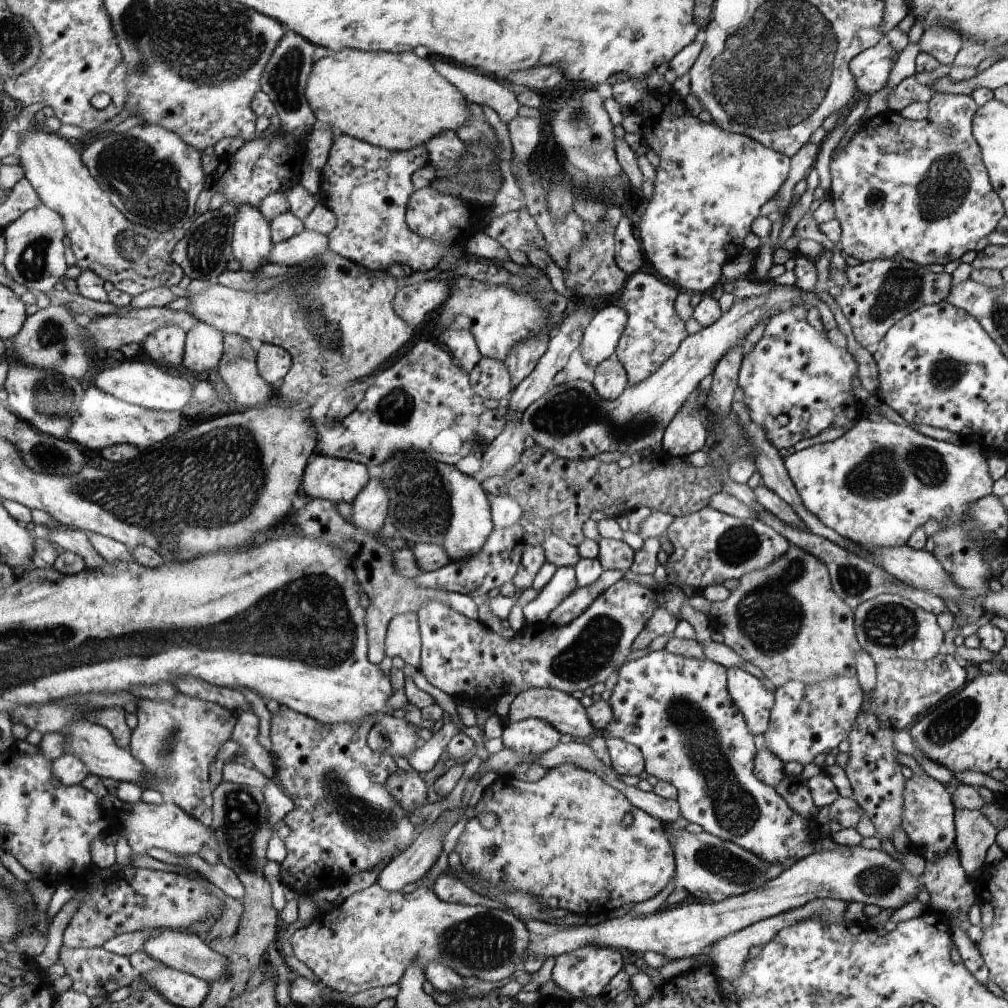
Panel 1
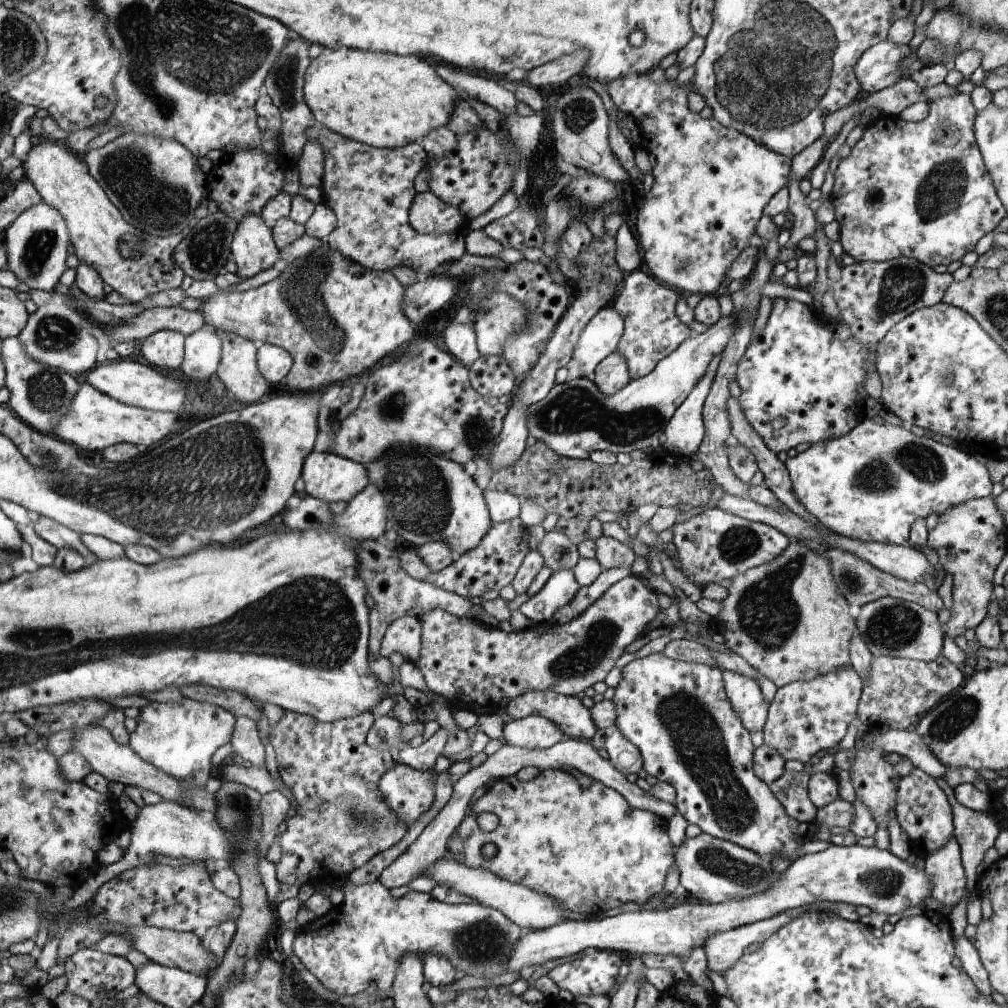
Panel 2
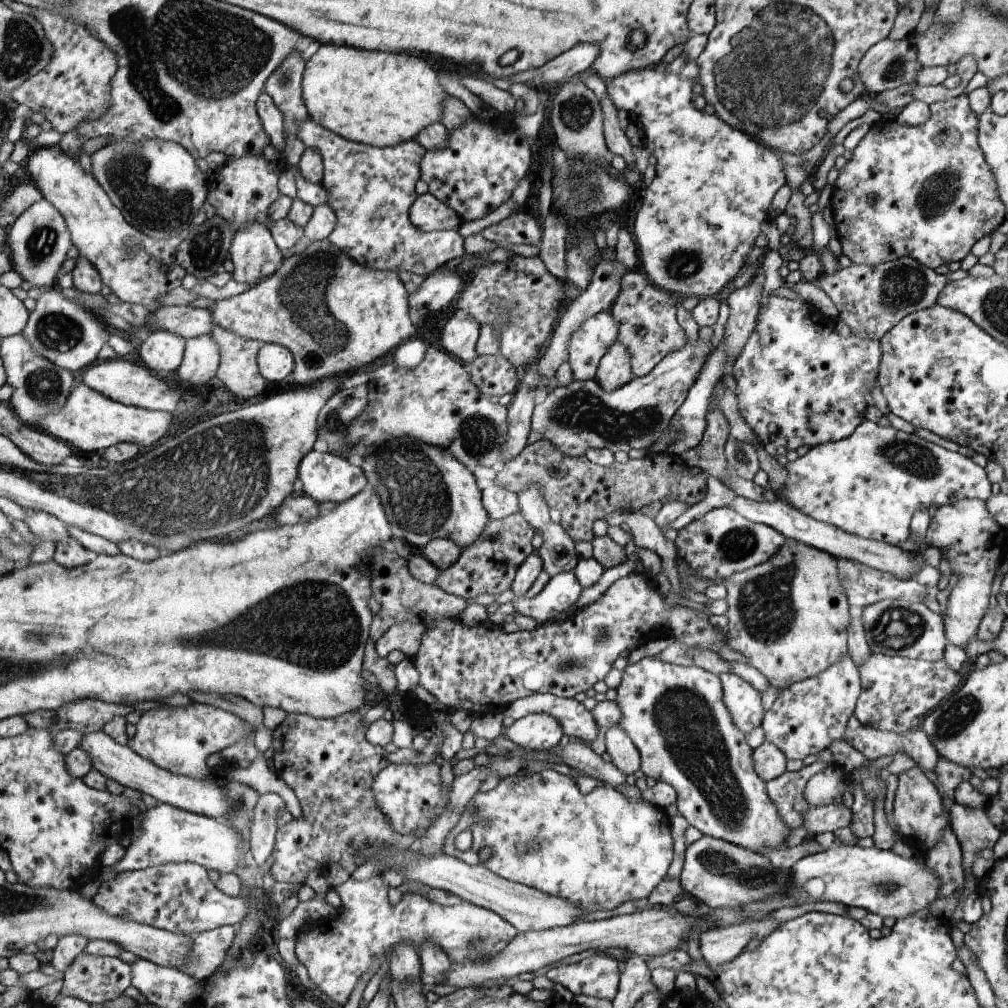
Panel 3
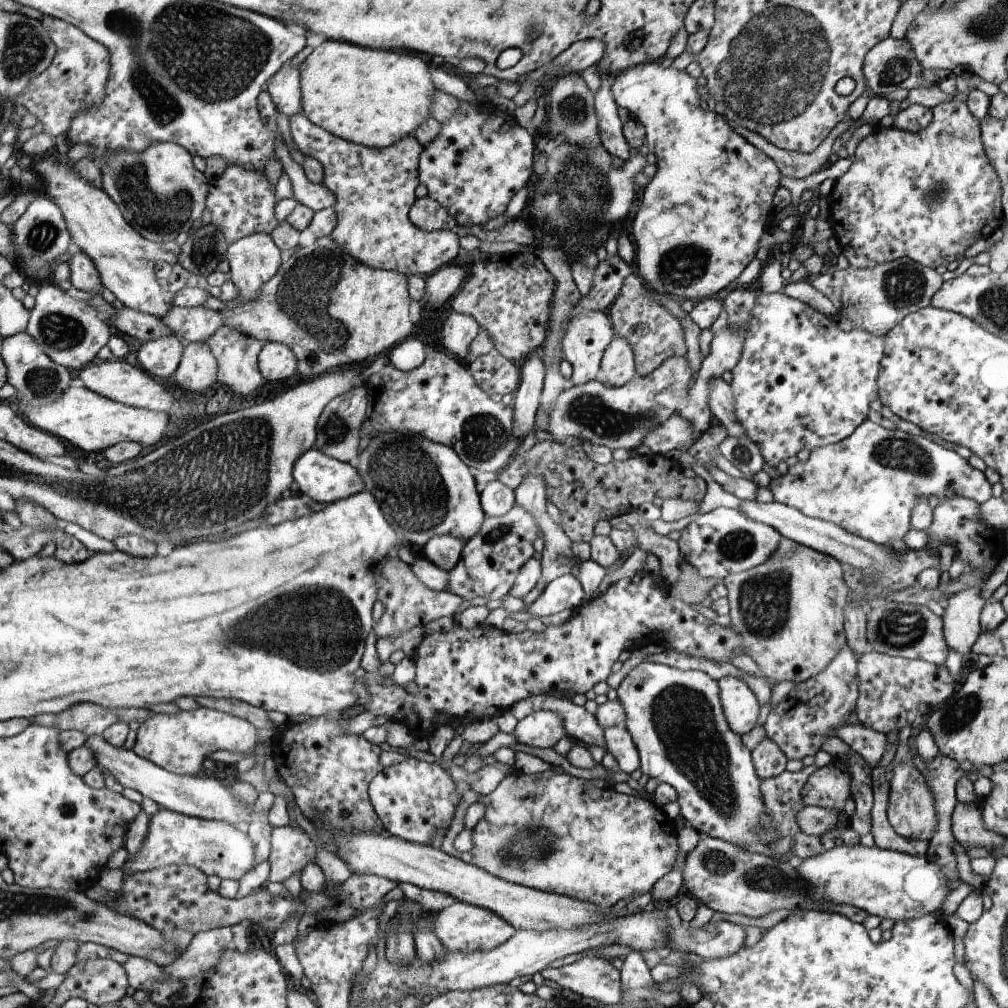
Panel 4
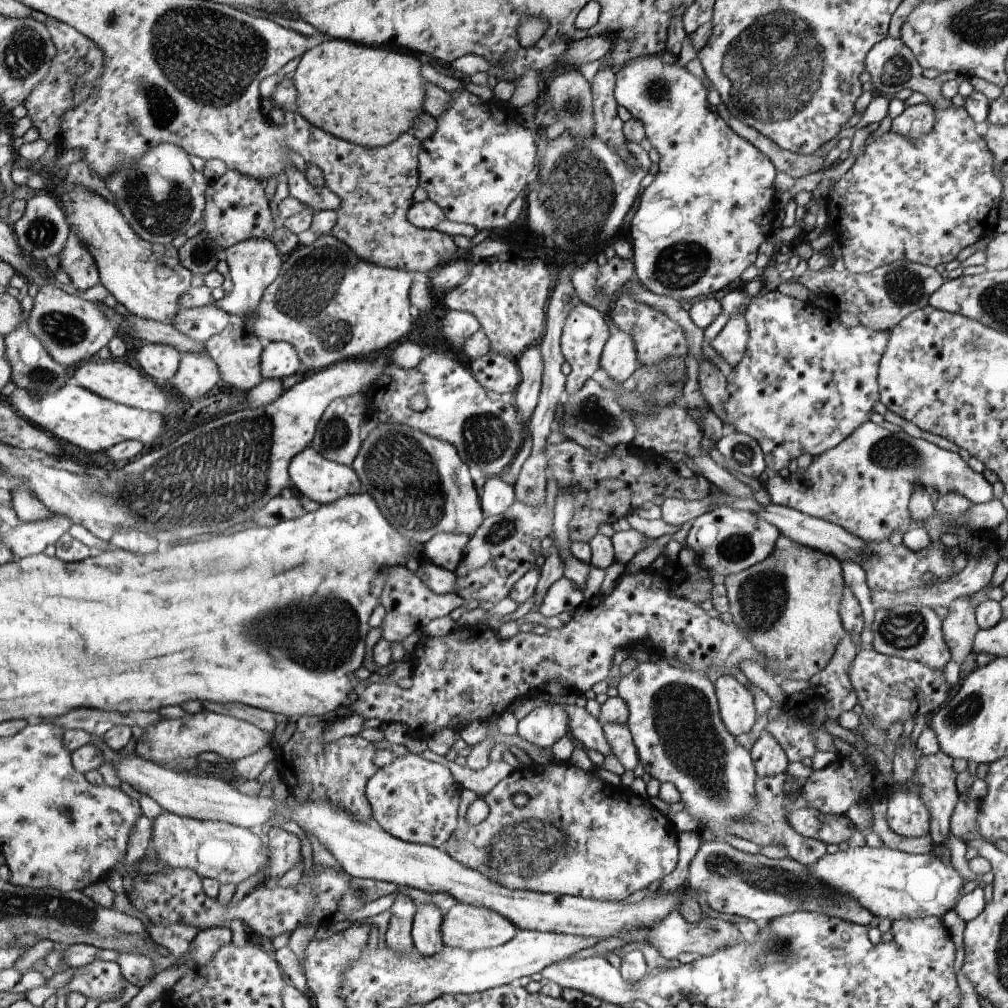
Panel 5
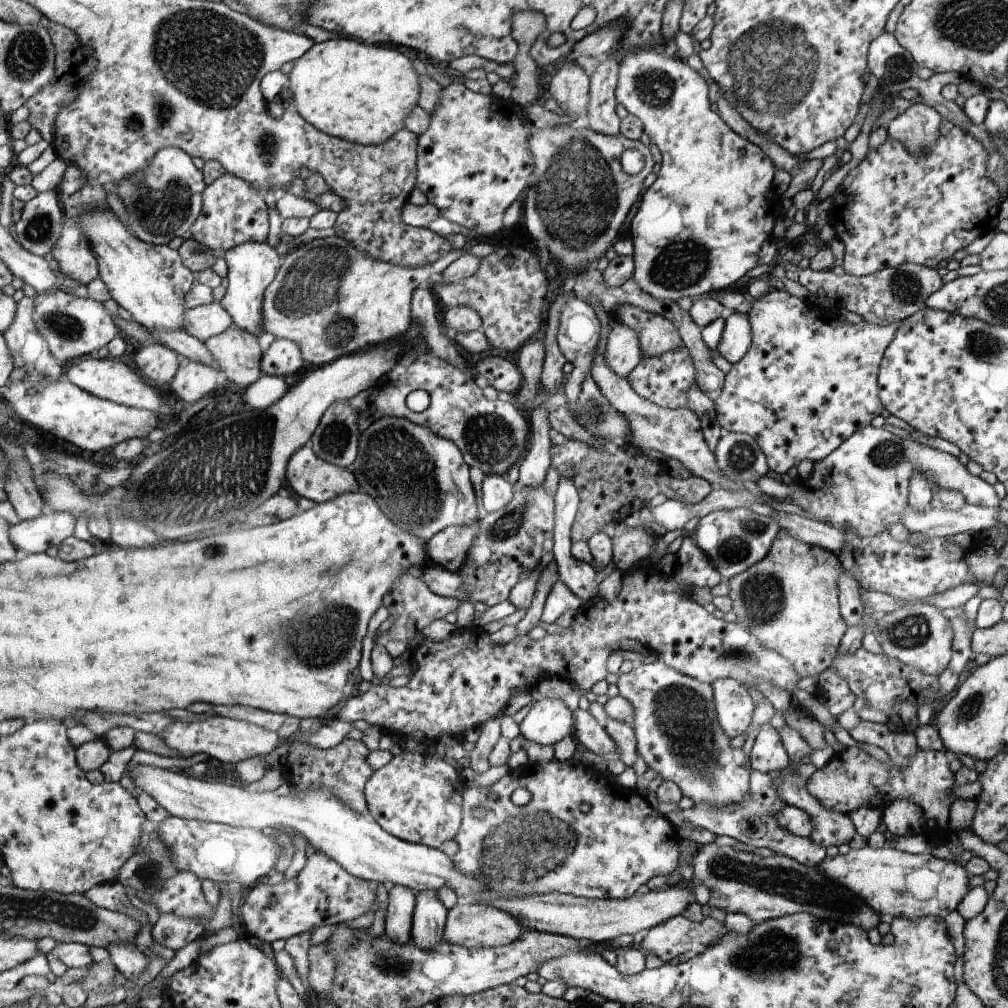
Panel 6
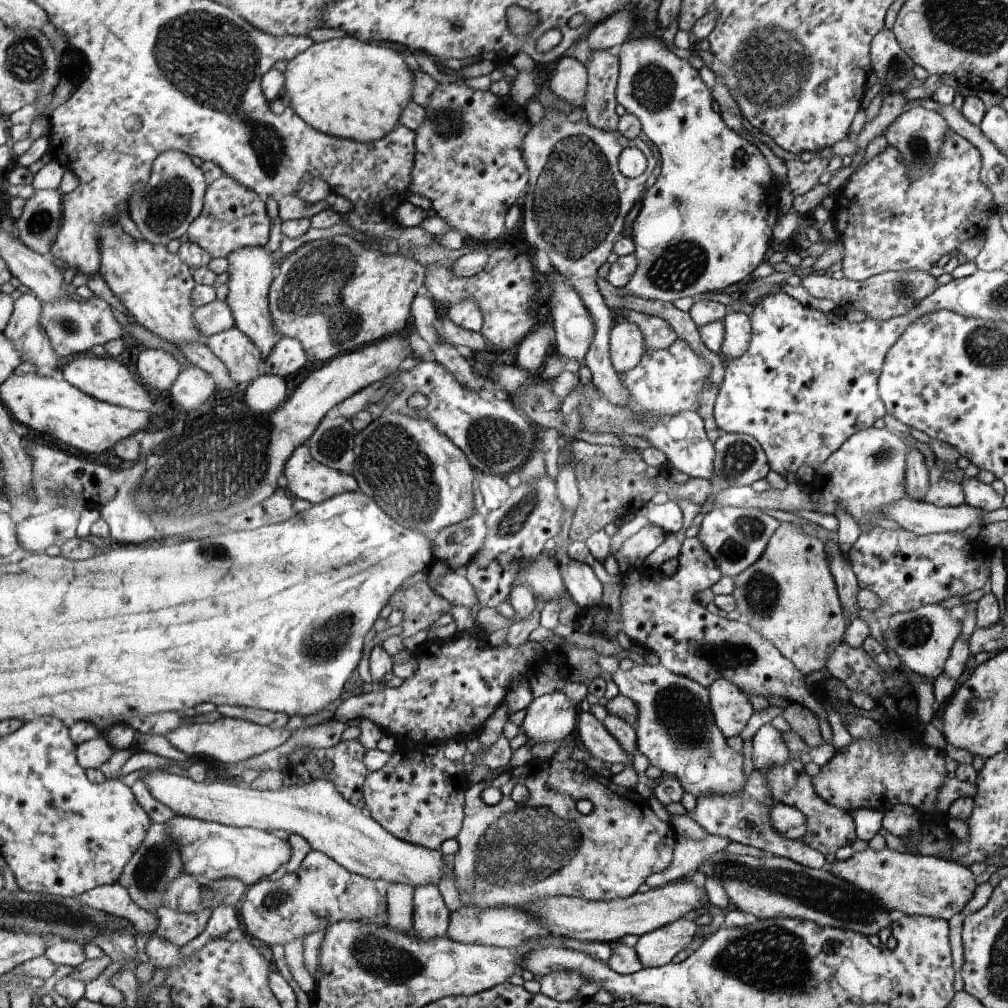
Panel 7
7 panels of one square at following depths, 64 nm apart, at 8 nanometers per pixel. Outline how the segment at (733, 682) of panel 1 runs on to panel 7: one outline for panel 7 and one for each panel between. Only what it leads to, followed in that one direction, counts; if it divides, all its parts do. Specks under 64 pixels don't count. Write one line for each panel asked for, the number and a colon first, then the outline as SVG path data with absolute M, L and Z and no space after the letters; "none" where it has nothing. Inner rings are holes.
2: M723 670L723 682L725 682L725 694L735 710L737 718L741 720L743 728L749 732L765 728L765 714L767 712L767 702L763 702L761 692L757 688L757 682L743 678L735 672Z
3: M719 674L719 680L723 688L723 704L733 724L743 734L751 732L755 726L759 726L763 716L759 694L735 674Z
4: M725 676L717 680L719 684L719 698L725 722L735 734L745 734L755 728L757 720L757 702L751 690L733 676Z
5: M723 674L715 680L715 694L717 694L717 706L721 722L725 724L725 730L735 738L743 732L747 732L755 722L755 708L751 694L739 684L733 676Z
6: M715 678L711 688L713 688L713 706L721 730L729 738L741 734L747 728L753 712L751 698L745 692L747 688L743 688L739 682L731 678Z
7: M717 678L711 684L707 684L709 690L709 708L713 712L713 720L717 730L725 738L739 736L745 722L751 716L751 704L747 700L747 694L741 692L733 682L725 678Z

